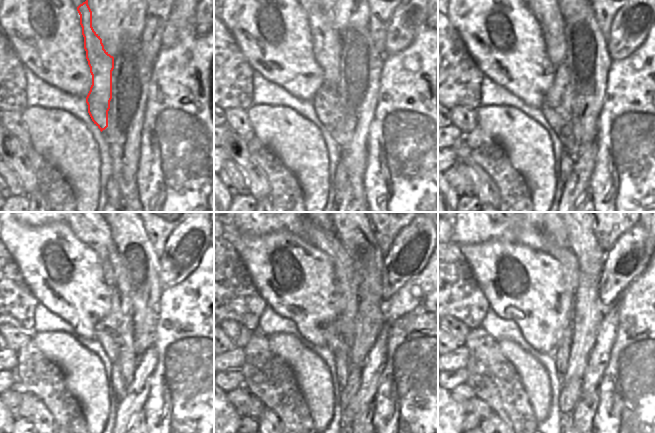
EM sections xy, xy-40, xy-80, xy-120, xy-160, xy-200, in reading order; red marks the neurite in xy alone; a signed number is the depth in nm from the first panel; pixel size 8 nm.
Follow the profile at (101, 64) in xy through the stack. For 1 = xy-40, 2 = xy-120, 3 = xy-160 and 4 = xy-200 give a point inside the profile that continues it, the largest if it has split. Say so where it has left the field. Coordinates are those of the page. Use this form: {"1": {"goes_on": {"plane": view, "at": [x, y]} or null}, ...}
{"1": {"goes_on": {"plane": "xy-40", "at": [326, 42]}}, "2": {"goes_on": {"plane": "xy-120", "at": [97, 235]}}, "3": {"goes_on": {"plane": "xy-160", "at": [319, 232]}}, "4": {"goes_on": {"plane": "xy-200", "at": [567, 260]}}}

